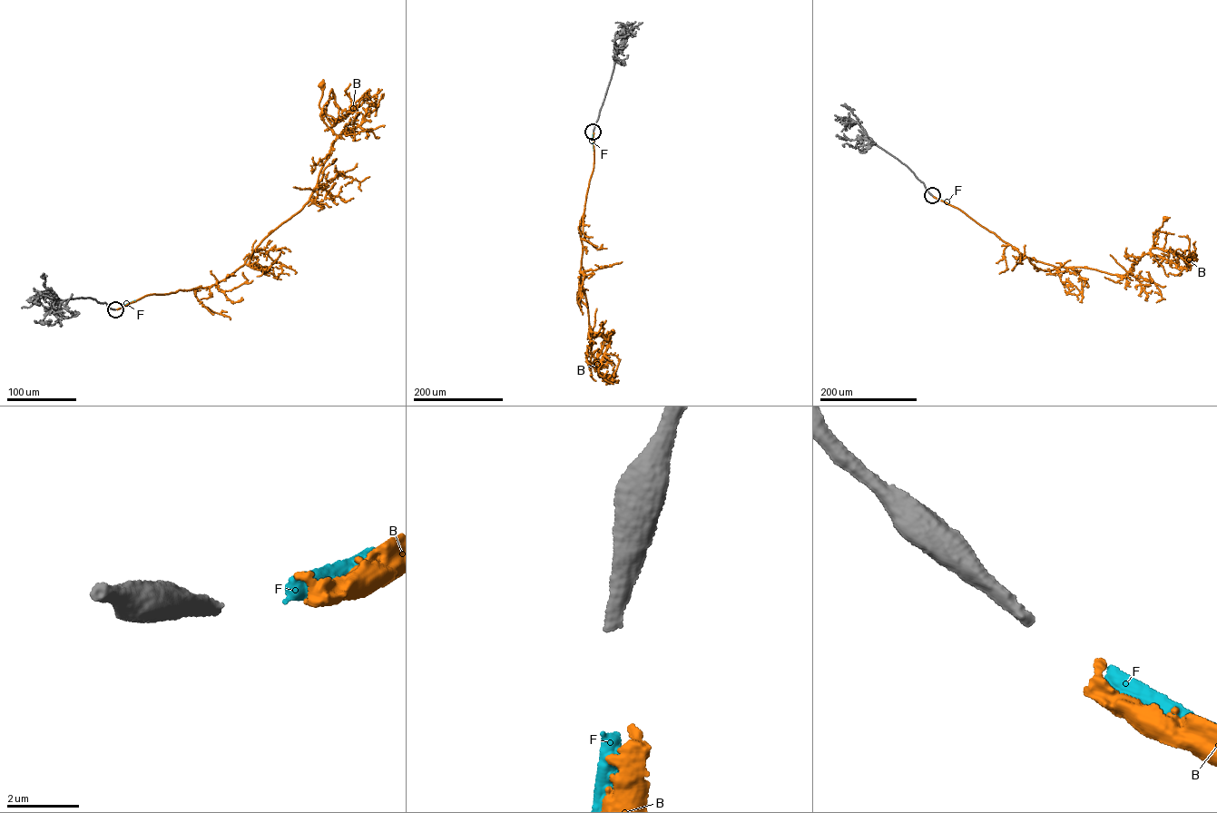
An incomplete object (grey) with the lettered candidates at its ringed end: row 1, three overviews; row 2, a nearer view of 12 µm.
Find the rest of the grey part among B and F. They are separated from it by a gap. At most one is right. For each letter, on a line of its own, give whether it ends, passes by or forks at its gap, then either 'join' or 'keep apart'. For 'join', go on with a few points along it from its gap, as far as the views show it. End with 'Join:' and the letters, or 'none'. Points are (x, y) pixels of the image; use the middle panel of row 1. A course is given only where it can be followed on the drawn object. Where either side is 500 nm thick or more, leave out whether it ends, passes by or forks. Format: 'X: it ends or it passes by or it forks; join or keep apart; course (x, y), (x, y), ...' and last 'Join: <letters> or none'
B: it ends; keep apart
F: it ends; join; course (593, 132), (593, 150)
Join: F

